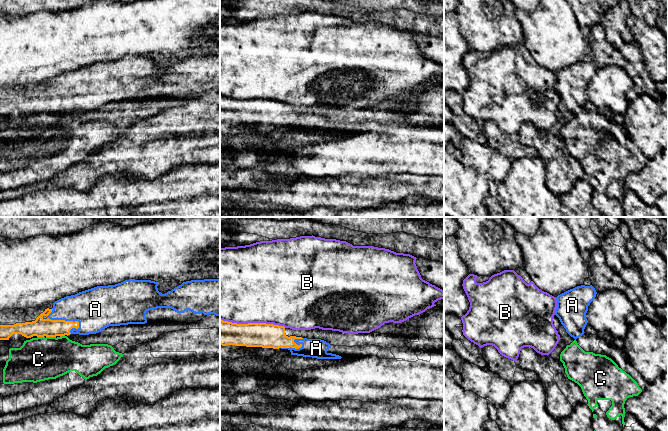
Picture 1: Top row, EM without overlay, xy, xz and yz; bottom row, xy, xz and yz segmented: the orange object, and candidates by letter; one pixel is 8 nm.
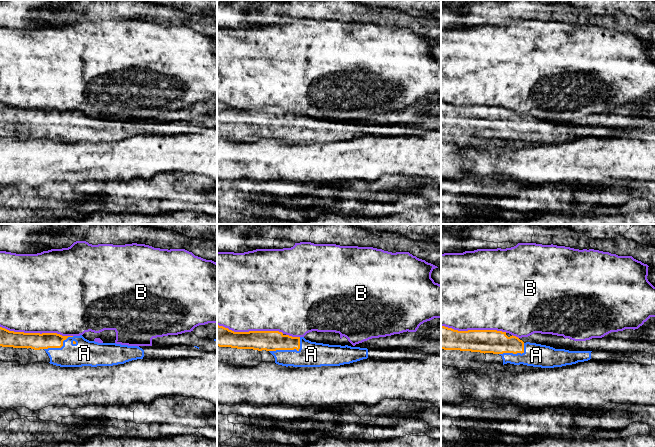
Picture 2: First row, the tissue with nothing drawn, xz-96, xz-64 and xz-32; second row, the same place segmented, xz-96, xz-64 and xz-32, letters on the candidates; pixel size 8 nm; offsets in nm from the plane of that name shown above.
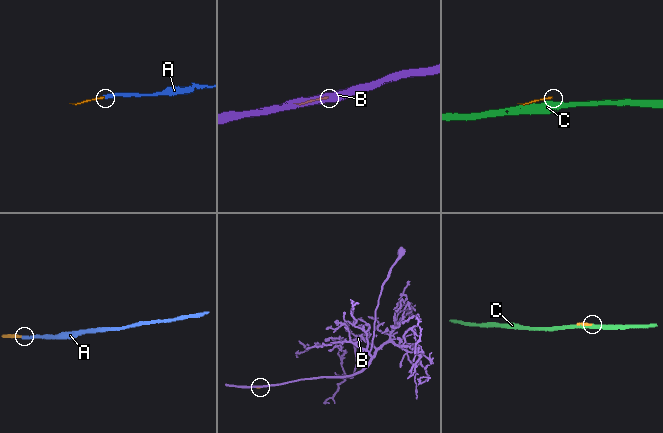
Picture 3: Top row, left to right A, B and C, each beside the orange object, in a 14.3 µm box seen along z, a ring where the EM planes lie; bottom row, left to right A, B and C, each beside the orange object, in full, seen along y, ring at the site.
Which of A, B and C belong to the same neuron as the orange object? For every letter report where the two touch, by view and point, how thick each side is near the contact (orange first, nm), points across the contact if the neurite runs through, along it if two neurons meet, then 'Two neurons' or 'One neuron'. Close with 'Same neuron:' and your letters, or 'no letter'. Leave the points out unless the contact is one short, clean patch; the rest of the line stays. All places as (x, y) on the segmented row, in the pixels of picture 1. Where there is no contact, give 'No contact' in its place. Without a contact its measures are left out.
A: Touches orange at xy (64, 320). Thickness 150 nm (orange) against 320 nm. Path across: xy (40, 327), (52, 327), (64, 320), (69, 315), (93, 309). One neuron
B: Touches orange at xz (253, 323). Thickness 190 nm (orange) against 500 nm. Two neurons
C: Touches orange at xy (51, 336). Thickness 150 nm (orange) against 360 nm. Boundary: xy (46, 336), (55, 337). Two neurons
Same neuron: A

